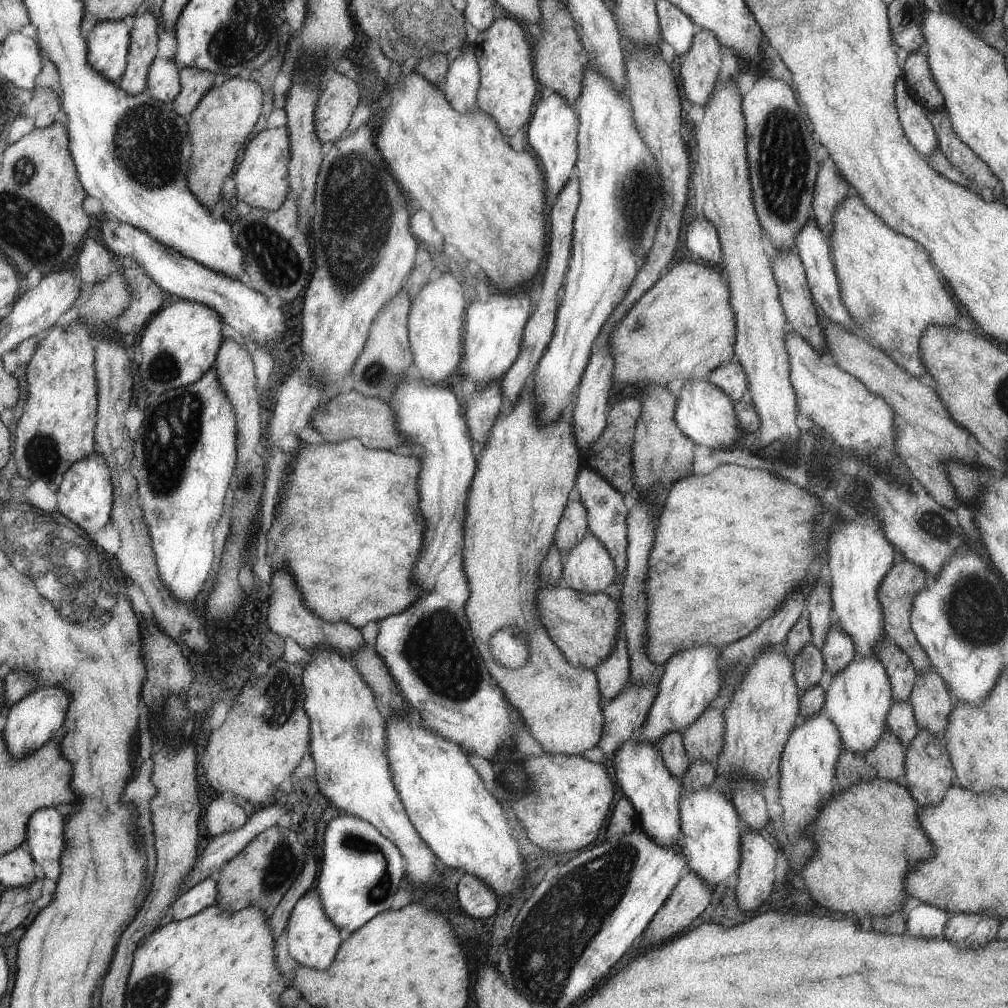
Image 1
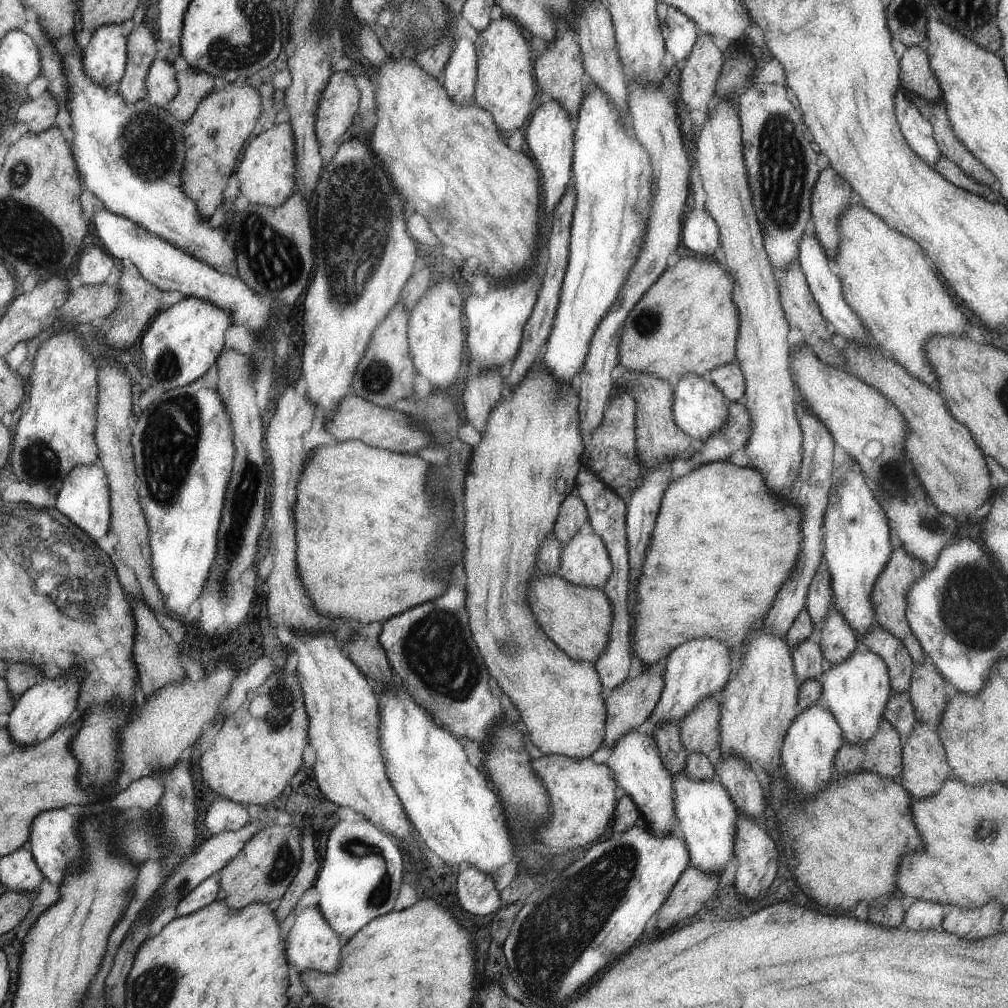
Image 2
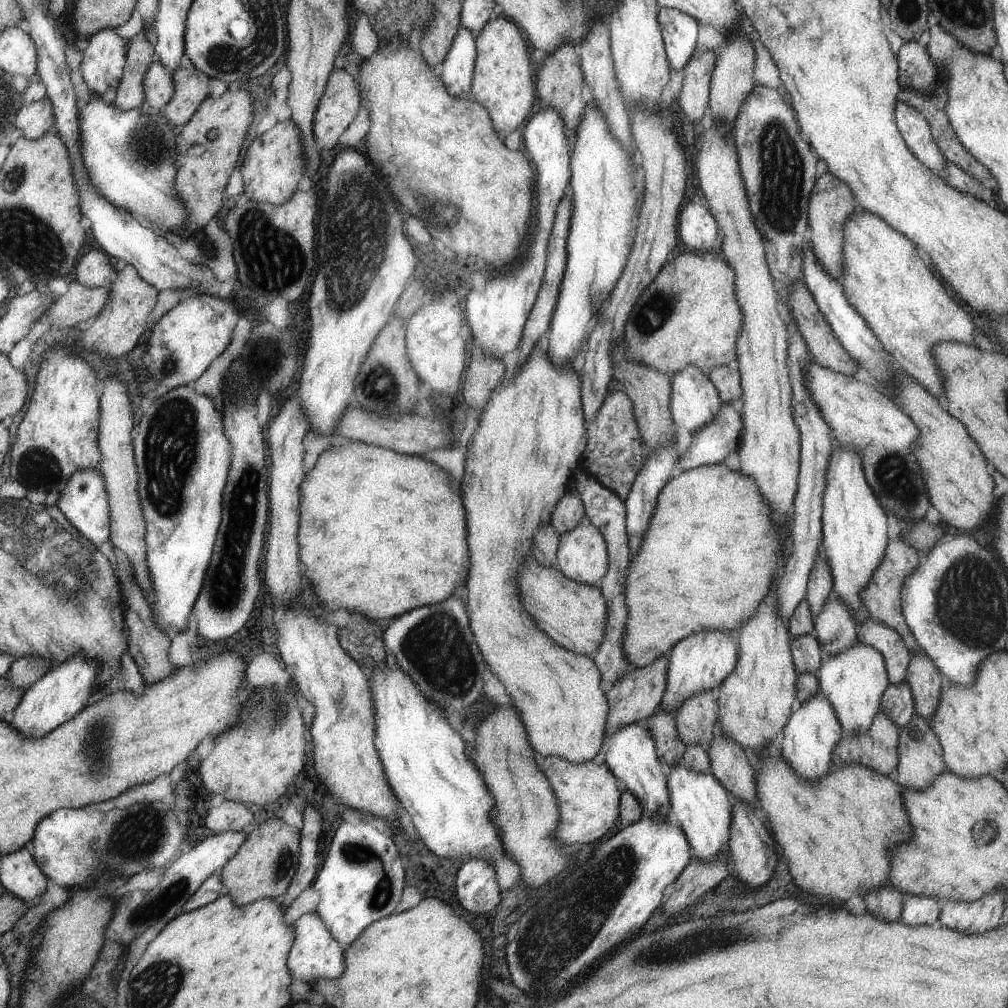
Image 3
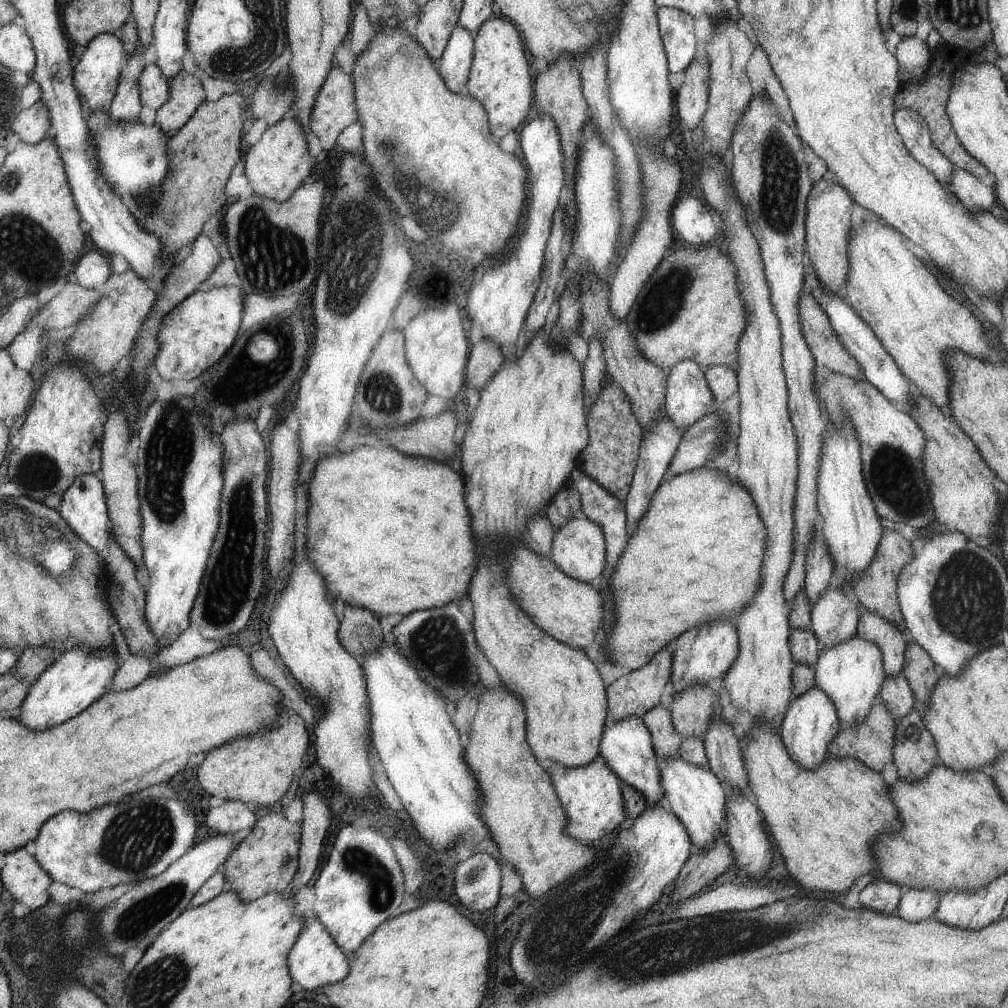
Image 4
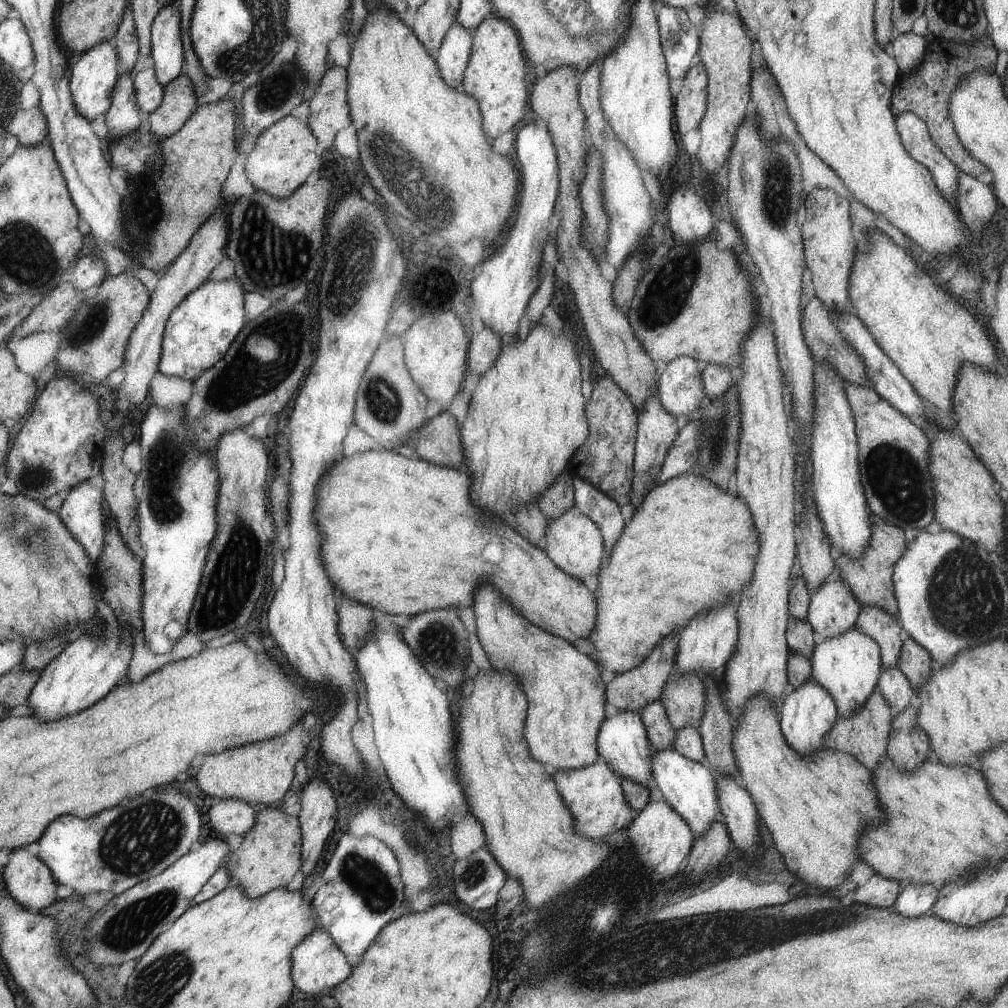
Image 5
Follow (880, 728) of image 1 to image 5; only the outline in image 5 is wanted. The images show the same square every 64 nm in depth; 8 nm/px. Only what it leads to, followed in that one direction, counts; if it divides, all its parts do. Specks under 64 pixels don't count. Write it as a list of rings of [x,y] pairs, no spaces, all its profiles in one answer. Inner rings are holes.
[[[856,627],[846,630],[842,636],[824,640],[822,644],[814,646],[809,659],[812,678],[829,691],[837,705],[837,714],[842,718],[850,718],[868,702],[870,694],[874,694],[877,689],[884,665],[878,643],[870,636],[858,632]]]

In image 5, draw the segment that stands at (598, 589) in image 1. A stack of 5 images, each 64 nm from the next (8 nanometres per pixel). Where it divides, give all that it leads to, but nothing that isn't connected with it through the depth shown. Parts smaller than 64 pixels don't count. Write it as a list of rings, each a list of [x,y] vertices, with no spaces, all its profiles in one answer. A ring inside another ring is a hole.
[[[566,510],[562,516],[549,520],[543,549],[562,571],[581,579],[590,590],[598,586],[598,576],[606,560],[606,554],[604,536],[593,519],[577,510]]]

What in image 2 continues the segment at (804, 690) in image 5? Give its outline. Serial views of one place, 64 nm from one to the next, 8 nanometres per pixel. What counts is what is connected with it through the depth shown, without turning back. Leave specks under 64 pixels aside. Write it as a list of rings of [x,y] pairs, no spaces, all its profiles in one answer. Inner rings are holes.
[[[820,703],[814,704],[810,710],[800,711],[798,718],[794,720],[789,732],[786,733],[780,754],[783,775],[790,780],[790,784],[796,790],[792,798],[798,798],[802,802],[808,796],[814,796],[822,792],[824,788],[828,788],[828,784],[834,780],[832,778],[834,758],[844,745],[840,727],[829,707],[822,706]]]

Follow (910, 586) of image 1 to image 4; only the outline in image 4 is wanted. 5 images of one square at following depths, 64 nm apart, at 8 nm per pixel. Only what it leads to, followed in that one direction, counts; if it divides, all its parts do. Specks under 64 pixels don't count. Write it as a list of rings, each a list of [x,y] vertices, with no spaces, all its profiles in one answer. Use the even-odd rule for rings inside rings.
[[[884,527],[882,532],[882,542],[878,546],[877,557],[874,558],[874,562],[870,562],[869,569],[858,576],[852,578],[850,582],[851,595],[859,601],[870,614],[878,614],[882,616],[884,620],[892,622],[896,625],[896,628],[900,632],[905,632],[906,624],[904,624],[904,618],[901,614],[901,604],[897,596],[898,588],[898,574],[902,572],[902,568],[914,558],[914,548],[912,544],[898,531],[888,530]]]

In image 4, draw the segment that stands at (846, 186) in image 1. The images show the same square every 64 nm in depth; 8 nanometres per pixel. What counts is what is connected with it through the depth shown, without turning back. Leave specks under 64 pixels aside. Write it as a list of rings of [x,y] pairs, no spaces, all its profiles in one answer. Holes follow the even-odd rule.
[[[820,178],[808,198],[808,212],[806,213],[806,246],[809,247],[810,265],[816,272],[820,284],[830,294],[840,294],[846,284],[846,276],[850,270],[848,264],[848,240],[850,240],[850,218],[853,208],[852,196],[848,190],[826,178]]]

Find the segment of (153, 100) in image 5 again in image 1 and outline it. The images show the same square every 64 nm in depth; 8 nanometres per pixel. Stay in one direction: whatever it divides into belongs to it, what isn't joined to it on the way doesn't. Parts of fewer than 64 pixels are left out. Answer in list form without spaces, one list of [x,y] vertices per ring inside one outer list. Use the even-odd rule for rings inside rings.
[[[155,58],[147,74],[148,94],[164,103],[173,103],[181,92],[178,68],[172,60]]]

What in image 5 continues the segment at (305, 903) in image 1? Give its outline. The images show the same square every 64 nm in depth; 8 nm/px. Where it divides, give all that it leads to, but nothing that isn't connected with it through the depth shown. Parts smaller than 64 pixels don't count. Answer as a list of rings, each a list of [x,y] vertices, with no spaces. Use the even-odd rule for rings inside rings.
[[[320,925],[308,938],[304,938],[298,946],[294,946],[292,977],[300,992],[304,992],[308,996],[330,995],[330,990],[346,981],[350,974],[353,974],[353,970],[350,968],[344,952]]]

